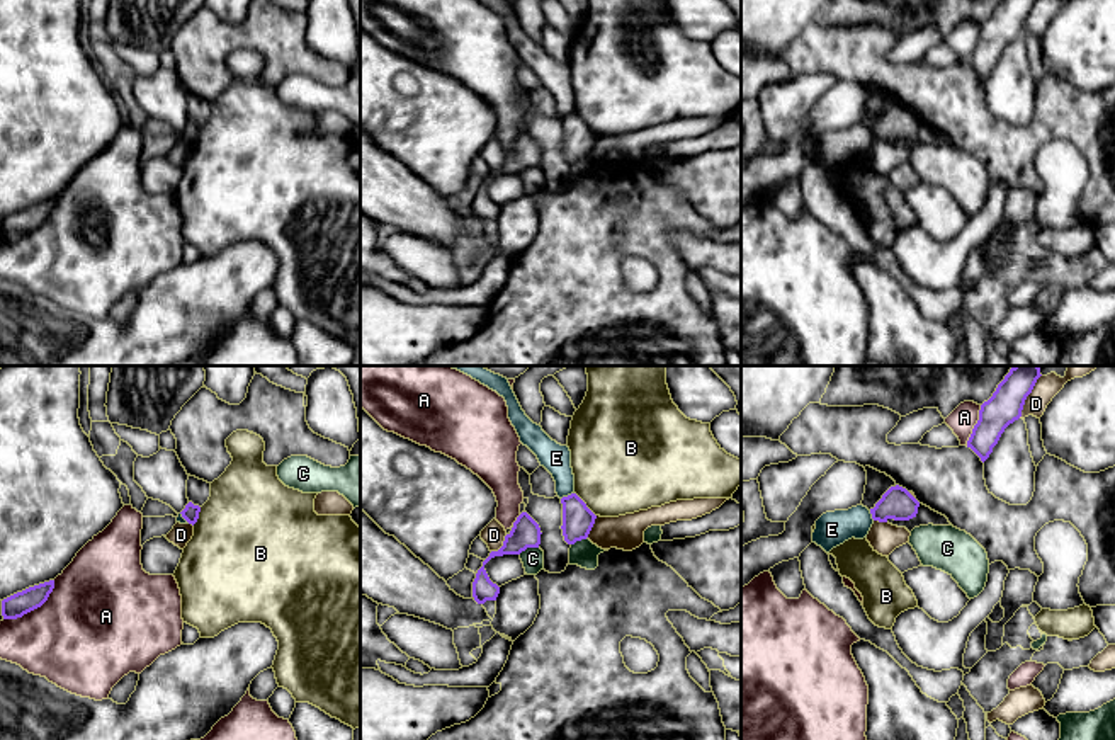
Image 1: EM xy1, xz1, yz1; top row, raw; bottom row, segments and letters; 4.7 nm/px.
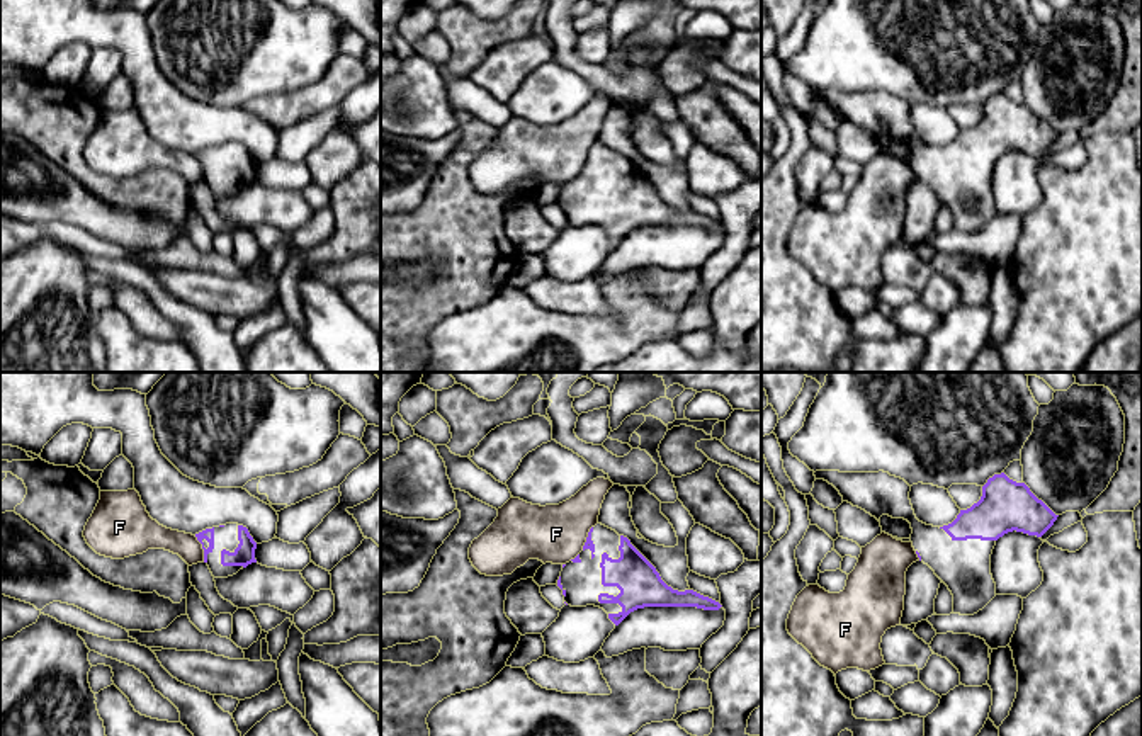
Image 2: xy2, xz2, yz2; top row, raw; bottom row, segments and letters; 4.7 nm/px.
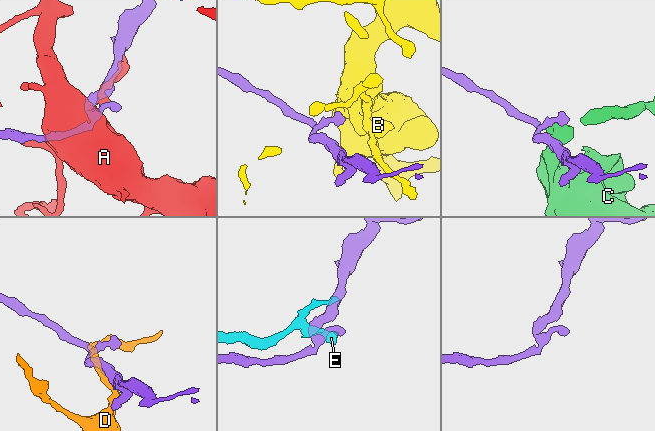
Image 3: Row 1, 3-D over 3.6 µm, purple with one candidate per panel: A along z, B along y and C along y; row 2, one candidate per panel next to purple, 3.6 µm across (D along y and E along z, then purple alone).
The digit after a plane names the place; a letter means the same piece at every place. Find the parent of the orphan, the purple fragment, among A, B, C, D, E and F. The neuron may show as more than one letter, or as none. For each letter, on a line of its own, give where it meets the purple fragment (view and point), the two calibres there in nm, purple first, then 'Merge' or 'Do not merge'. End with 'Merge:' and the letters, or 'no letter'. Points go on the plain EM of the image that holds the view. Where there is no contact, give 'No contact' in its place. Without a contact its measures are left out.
A: Touches purple at xy1 (34, 227). Thickness 110 nm (purple) against 460 nm. Do not merge
B: Touches purple at xz1 (585, 123). Thickness 150 nm (purple) against 460 nm. Do not merge
C: Touches purple at xz1 (527, 165). Thickness 140 nm (purple) against 110 nm. Do not merge
D: Touches purple at yz1 (1025, 17). Thickness 160 nm (purple) against 110 nm. Do not merge
E: Touches purple at xz1 (568, 114). Thickness 150 nm (purple) against 140 nm. Do not merge
F: Touches purple at xy2 (203, 167). Thickness 60 nm (purple) against 130 nm. Do not merge
Merge: no letter

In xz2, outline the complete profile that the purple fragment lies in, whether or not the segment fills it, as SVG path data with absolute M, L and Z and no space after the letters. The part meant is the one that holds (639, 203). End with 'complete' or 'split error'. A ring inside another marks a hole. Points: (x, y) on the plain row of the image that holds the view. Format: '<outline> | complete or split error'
M602 143L590 148L583 170L563 184L557 206L566 224L600 226L615 245L644 226L722 226L693 209L668 206L627 156Z | split error

